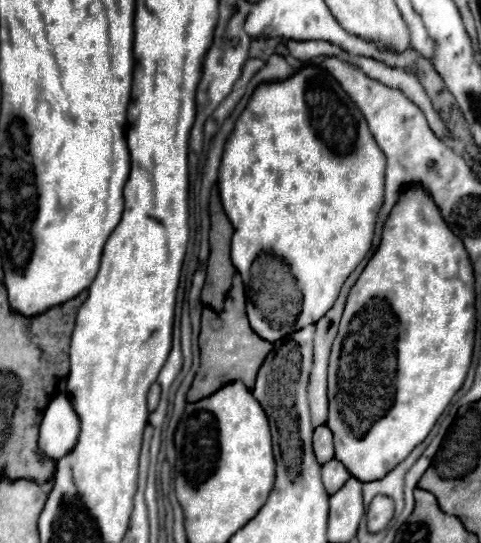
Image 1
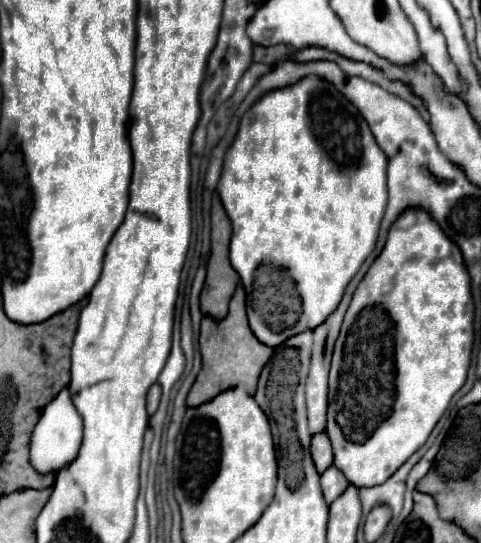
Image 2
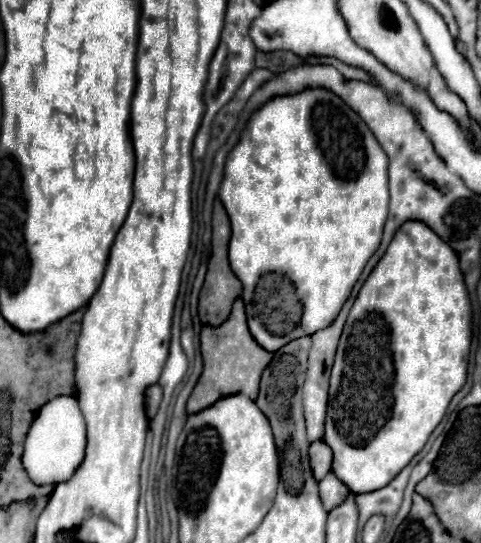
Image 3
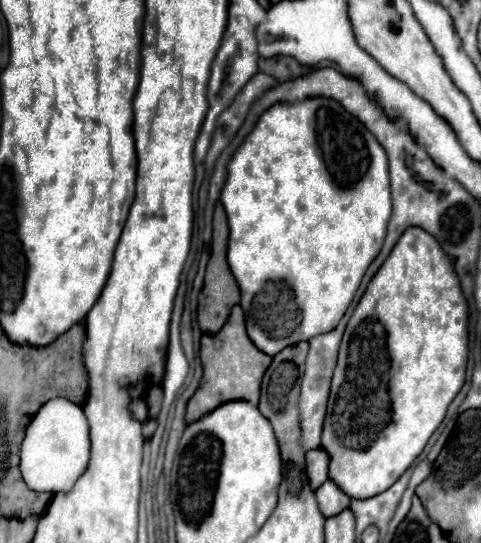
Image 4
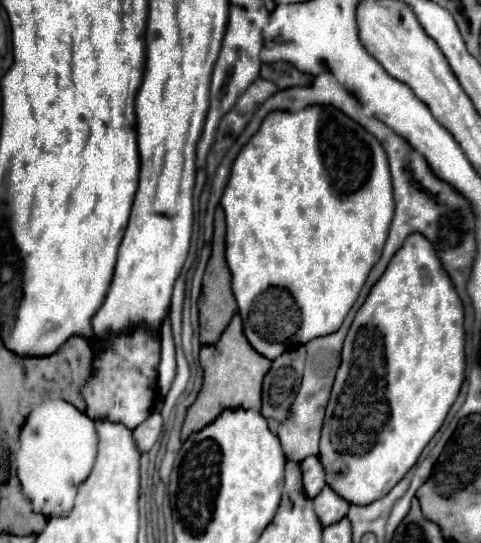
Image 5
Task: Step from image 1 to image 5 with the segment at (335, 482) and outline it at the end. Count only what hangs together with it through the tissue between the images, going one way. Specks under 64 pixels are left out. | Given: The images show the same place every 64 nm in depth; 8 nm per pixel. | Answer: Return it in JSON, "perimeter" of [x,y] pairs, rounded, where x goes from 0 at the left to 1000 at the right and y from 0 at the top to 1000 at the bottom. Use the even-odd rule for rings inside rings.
{"perimeter":[[[682,891],[653,917],[653,939],[661,943],[661,954],[669,958],[669,969],[703,961],[711,950],[719,950],[723,932],[728,932],[728,924],[719,924],[711,913],[703,913]]]}

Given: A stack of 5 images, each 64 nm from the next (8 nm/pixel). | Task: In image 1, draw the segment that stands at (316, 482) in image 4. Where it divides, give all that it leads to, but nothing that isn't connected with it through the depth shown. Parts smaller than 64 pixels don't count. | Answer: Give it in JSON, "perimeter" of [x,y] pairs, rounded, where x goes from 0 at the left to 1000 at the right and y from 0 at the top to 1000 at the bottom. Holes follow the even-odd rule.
{"perimeter":[[[669,781],[653,792],[653,836],[661,840],[665,855],[694,843],[694,803],[682,781]]]}

